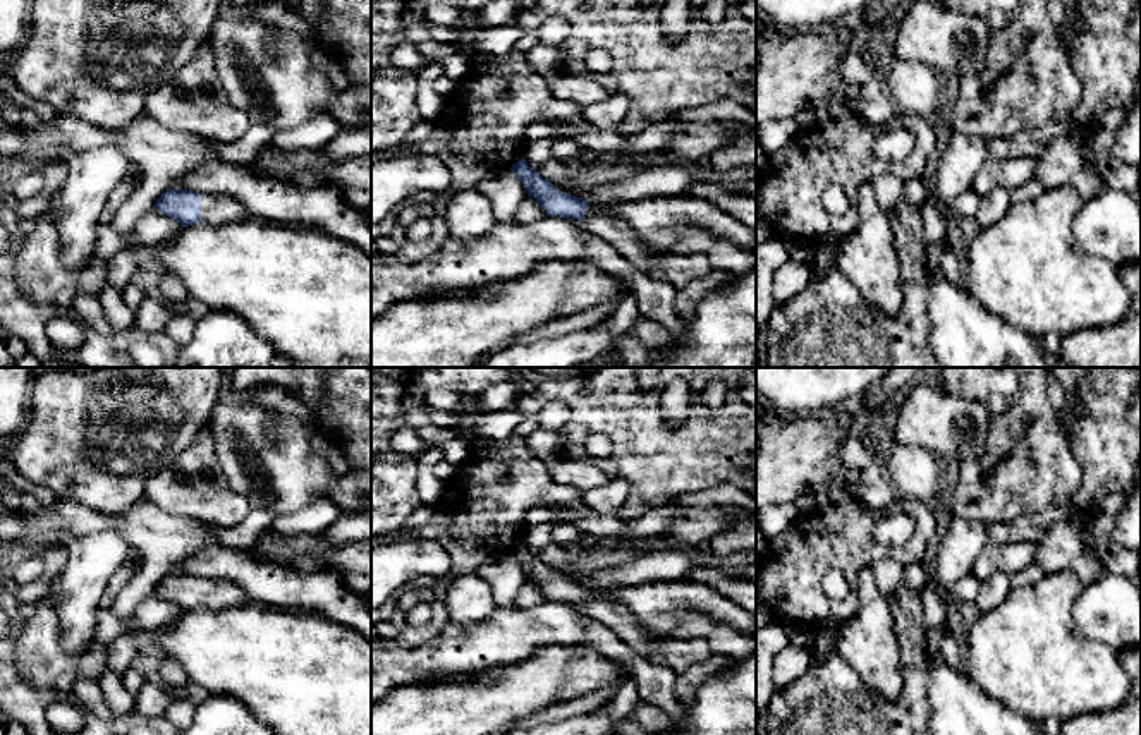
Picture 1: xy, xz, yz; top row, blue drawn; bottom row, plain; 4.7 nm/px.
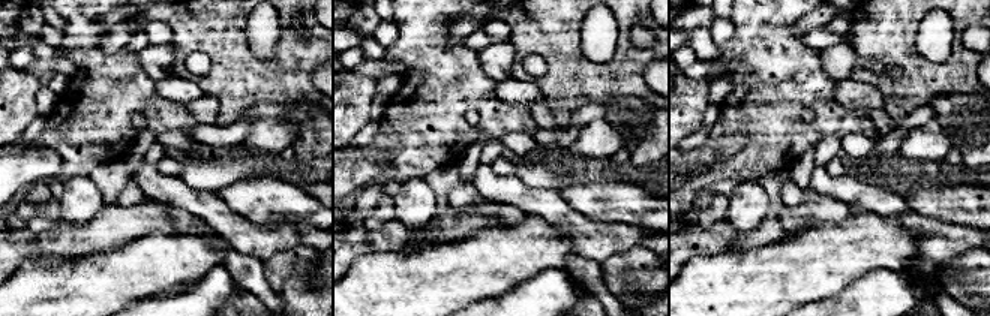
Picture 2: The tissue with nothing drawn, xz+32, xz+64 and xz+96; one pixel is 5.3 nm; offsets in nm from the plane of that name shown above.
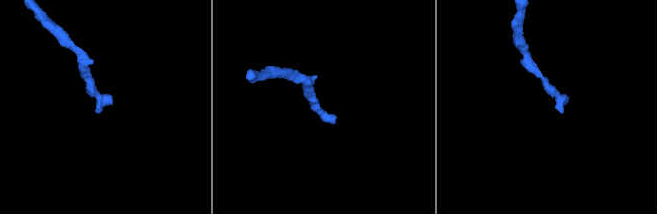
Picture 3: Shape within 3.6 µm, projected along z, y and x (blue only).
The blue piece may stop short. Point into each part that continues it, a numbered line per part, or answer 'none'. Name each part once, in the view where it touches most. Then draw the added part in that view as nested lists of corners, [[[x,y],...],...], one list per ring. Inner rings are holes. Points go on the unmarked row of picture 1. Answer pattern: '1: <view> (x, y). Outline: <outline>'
1: xy (215, 593). Outline: [[[201,579],[201,606],[210,610],[222,610],[230,606],[242,606],[253,603],[247,592],[230,582],[222,579]]]

